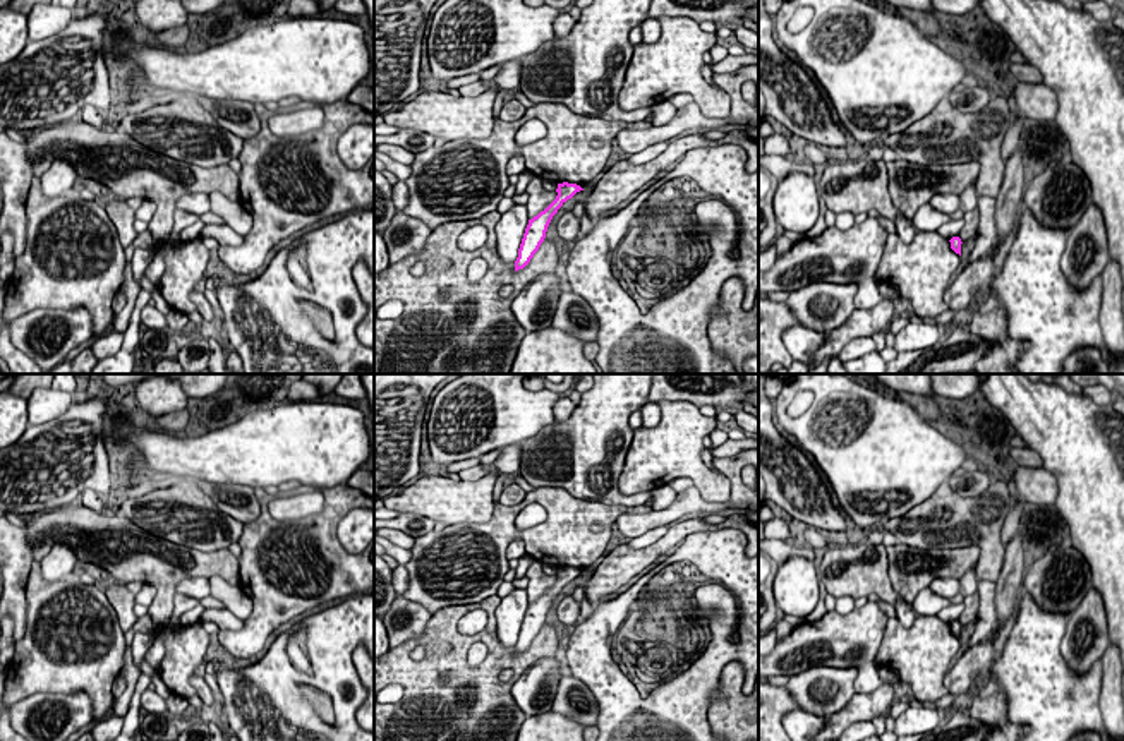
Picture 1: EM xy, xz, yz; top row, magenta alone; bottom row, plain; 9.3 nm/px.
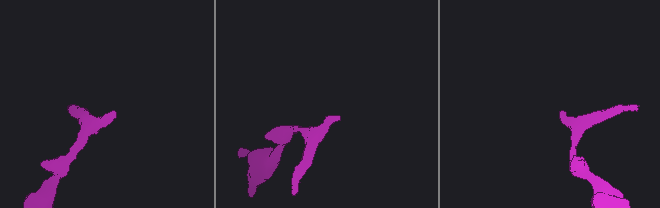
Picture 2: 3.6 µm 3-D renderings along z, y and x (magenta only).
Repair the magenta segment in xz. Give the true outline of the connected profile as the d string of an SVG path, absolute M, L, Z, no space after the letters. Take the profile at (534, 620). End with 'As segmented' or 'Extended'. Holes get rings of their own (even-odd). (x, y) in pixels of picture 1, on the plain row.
M568 566L558 568L556 583L544 595L541 595L537 600L529 604L529 609L525 612L518 633L518 642L515 645L515 655L523 654L530 647L530 643L534 642L534 638L539 635L541 628L546 623L546 616L553 600L568 583L571 583L580 575L583 573L577 568L568 568Z. As segmented

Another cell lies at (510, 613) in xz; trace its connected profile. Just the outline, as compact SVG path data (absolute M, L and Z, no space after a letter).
M515 588L501 599L494 616L498 628L498 642L503 647L515 647L518 633L529 609L529 593L525 588Z

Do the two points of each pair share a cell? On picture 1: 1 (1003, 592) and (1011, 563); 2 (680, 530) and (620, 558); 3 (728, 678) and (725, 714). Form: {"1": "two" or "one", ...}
{"1": "one", "2": "one", "3": "one"}

